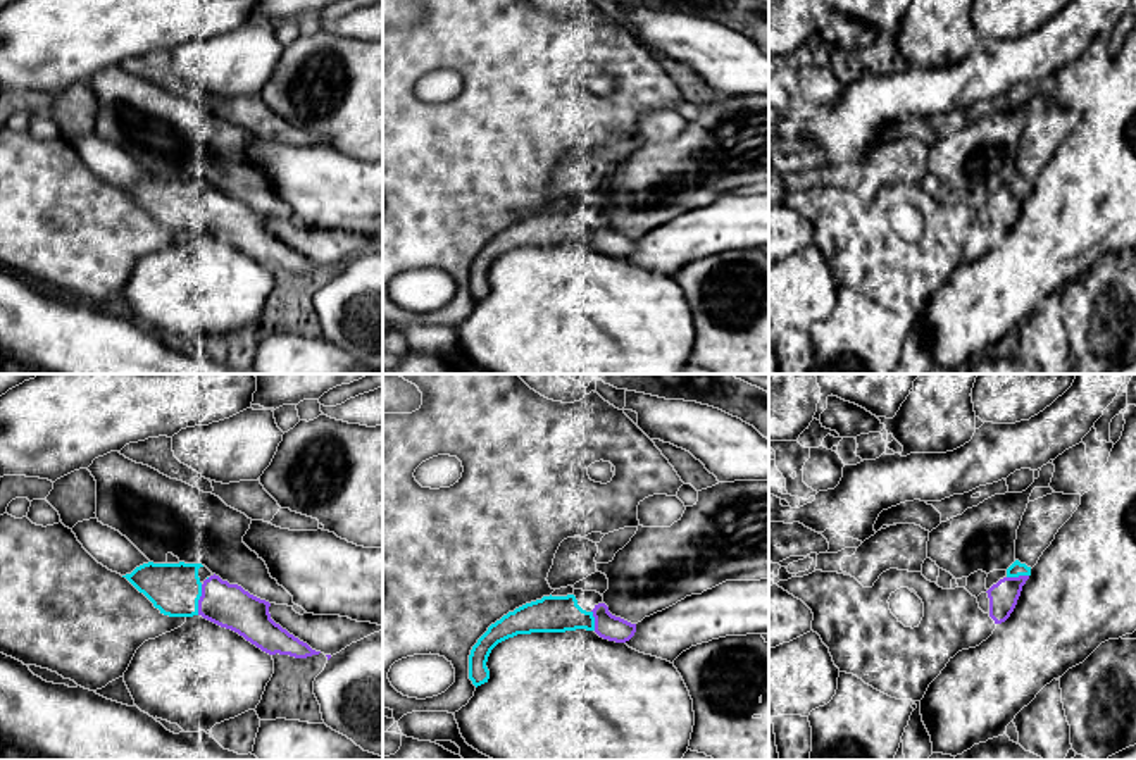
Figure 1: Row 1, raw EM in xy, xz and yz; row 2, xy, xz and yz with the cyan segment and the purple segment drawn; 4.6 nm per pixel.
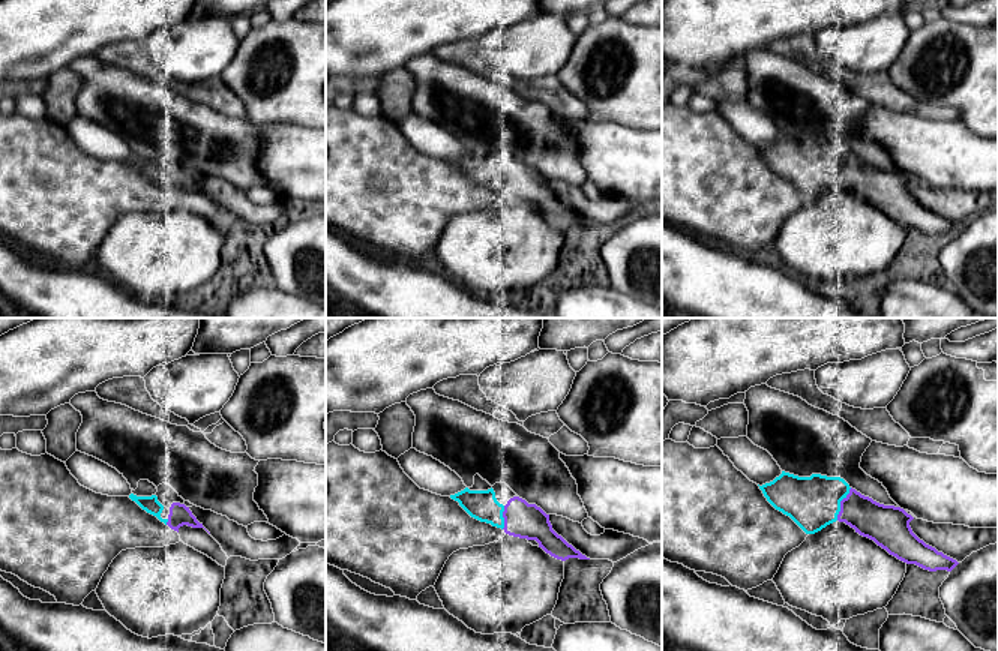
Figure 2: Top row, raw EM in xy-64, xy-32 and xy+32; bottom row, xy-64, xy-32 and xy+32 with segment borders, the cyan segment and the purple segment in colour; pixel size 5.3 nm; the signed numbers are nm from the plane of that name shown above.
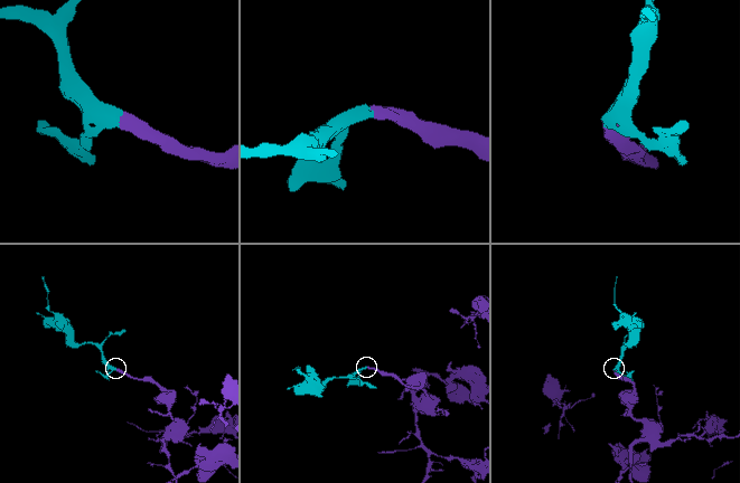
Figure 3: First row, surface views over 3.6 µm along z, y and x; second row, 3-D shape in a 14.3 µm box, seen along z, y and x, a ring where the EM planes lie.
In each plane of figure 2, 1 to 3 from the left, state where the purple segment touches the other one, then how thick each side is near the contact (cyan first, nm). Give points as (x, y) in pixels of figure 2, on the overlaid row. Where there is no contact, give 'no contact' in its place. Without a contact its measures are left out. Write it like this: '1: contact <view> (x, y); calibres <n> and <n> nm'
1: contact xy-64 (167, 521); calibres 90 and 120 nm
2: contact xy-32 (503, 518); calibres 160 and 190 nm
3: contact xy+32 (839, 504); calibres 280 and 200 nm

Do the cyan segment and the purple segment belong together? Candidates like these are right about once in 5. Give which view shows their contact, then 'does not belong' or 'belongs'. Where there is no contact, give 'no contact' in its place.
contact in xy; belongs

